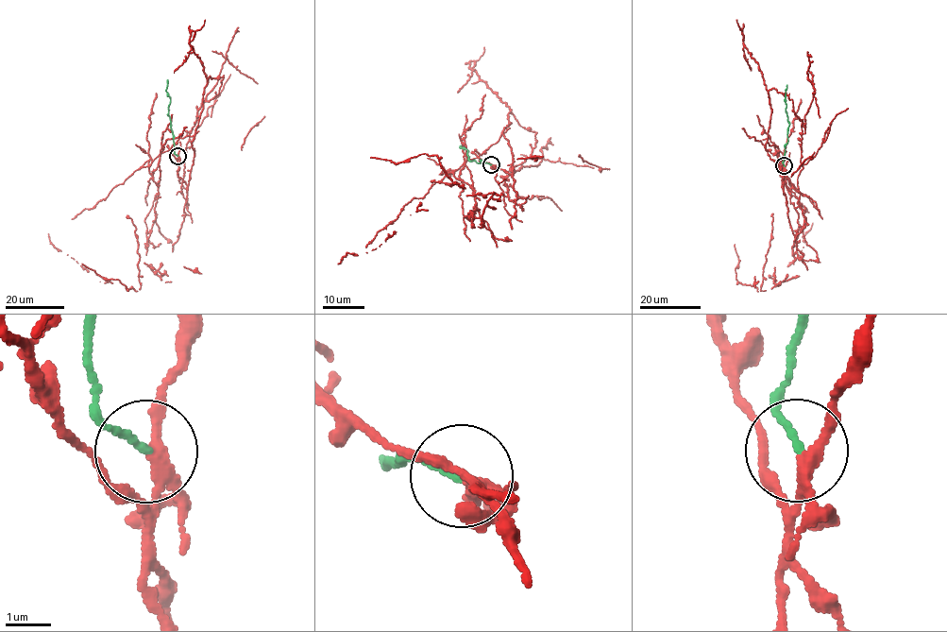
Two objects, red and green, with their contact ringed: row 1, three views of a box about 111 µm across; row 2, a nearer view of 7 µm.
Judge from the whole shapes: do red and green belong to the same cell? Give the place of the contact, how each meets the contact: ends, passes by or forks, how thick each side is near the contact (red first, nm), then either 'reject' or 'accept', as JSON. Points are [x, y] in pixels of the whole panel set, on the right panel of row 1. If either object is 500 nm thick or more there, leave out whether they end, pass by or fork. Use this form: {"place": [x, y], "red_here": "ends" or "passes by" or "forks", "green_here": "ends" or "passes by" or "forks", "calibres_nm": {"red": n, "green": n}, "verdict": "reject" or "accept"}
{"place": [784, 165], "red_here": "forks", "green_here": "ends", "calibres_nm": {"red": 200, "green": 160}, "verdict": "reject"}

